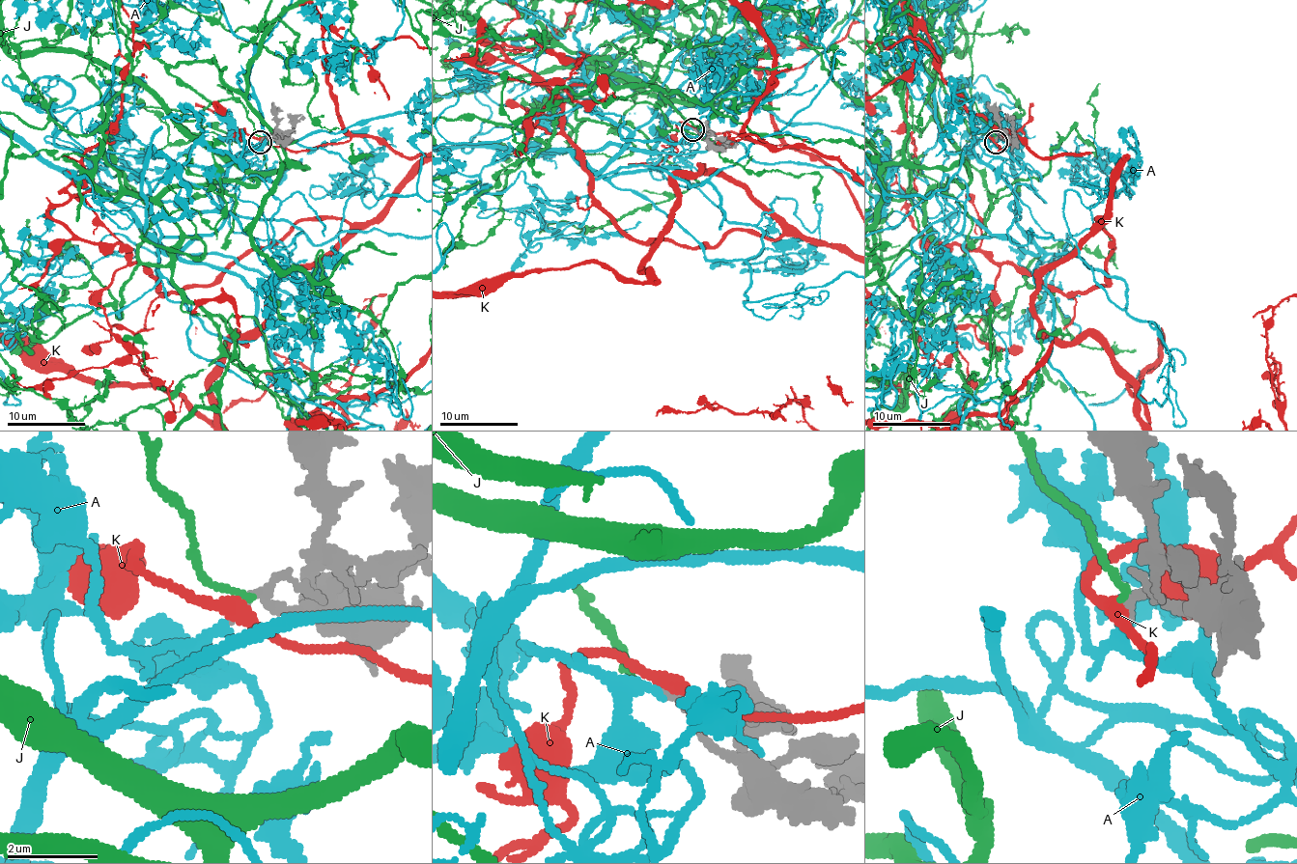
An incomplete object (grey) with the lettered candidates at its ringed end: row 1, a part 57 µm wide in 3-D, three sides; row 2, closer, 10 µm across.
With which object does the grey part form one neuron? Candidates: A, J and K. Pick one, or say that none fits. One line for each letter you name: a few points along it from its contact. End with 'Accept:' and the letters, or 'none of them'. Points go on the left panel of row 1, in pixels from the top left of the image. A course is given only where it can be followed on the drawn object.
Accept: A

